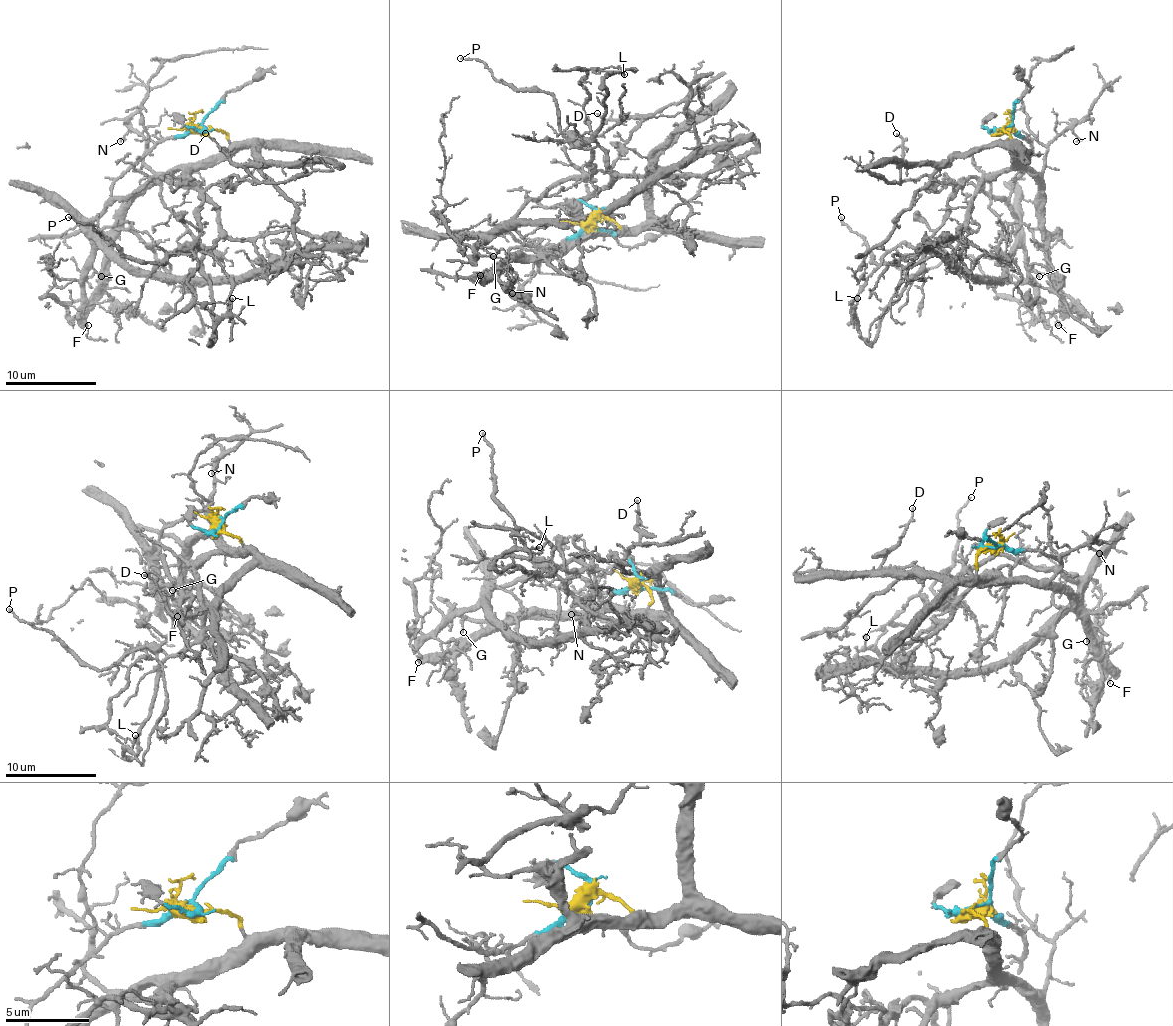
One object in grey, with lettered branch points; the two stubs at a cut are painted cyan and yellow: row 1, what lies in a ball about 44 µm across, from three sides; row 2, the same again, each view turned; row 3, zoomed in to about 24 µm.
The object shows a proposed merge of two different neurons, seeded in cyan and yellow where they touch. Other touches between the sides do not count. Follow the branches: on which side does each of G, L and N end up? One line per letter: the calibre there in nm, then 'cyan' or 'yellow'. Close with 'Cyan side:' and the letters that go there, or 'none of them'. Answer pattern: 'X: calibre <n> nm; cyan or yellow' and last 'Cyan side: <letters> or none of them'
G: calibre 110 nm; cyan
L: calibre 90 nm; yellow
N: calibre 150 nm; yellow
Cyan side: G

